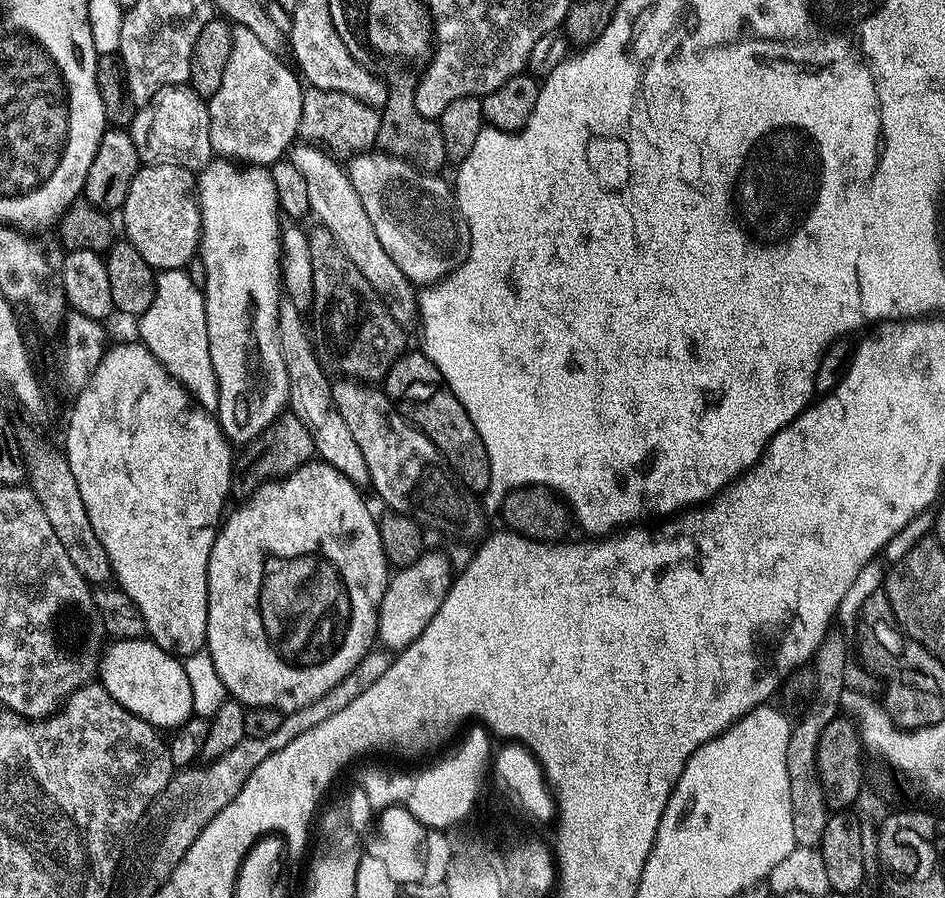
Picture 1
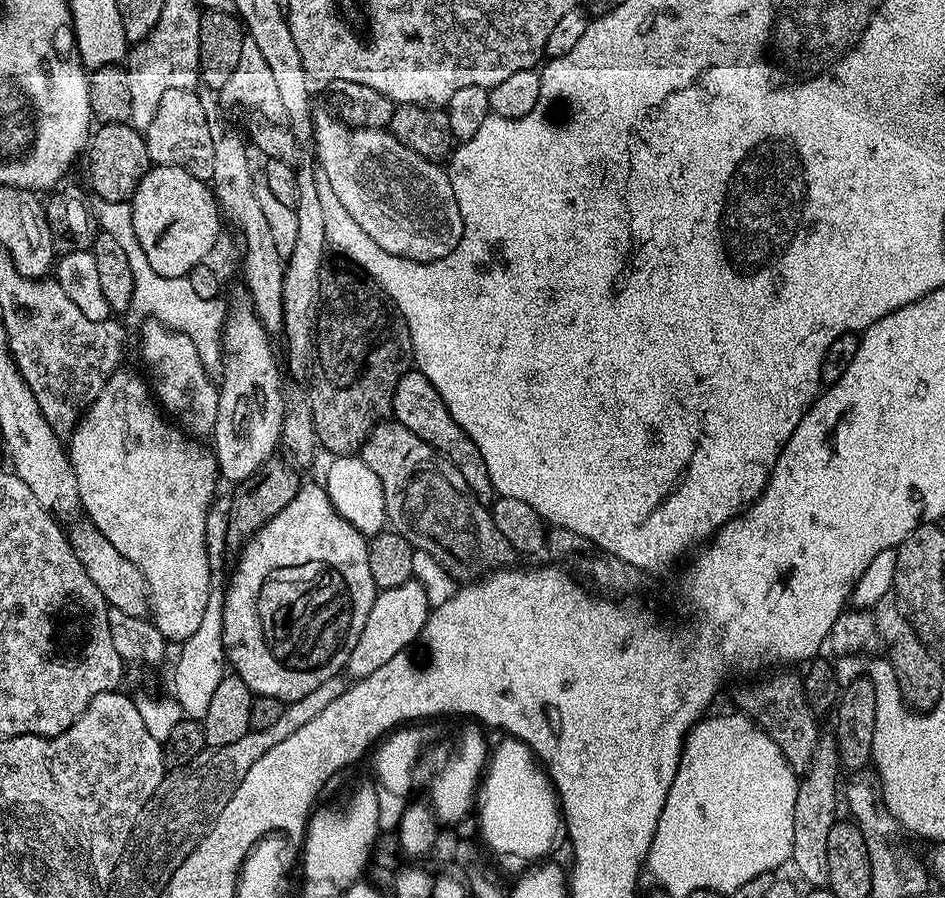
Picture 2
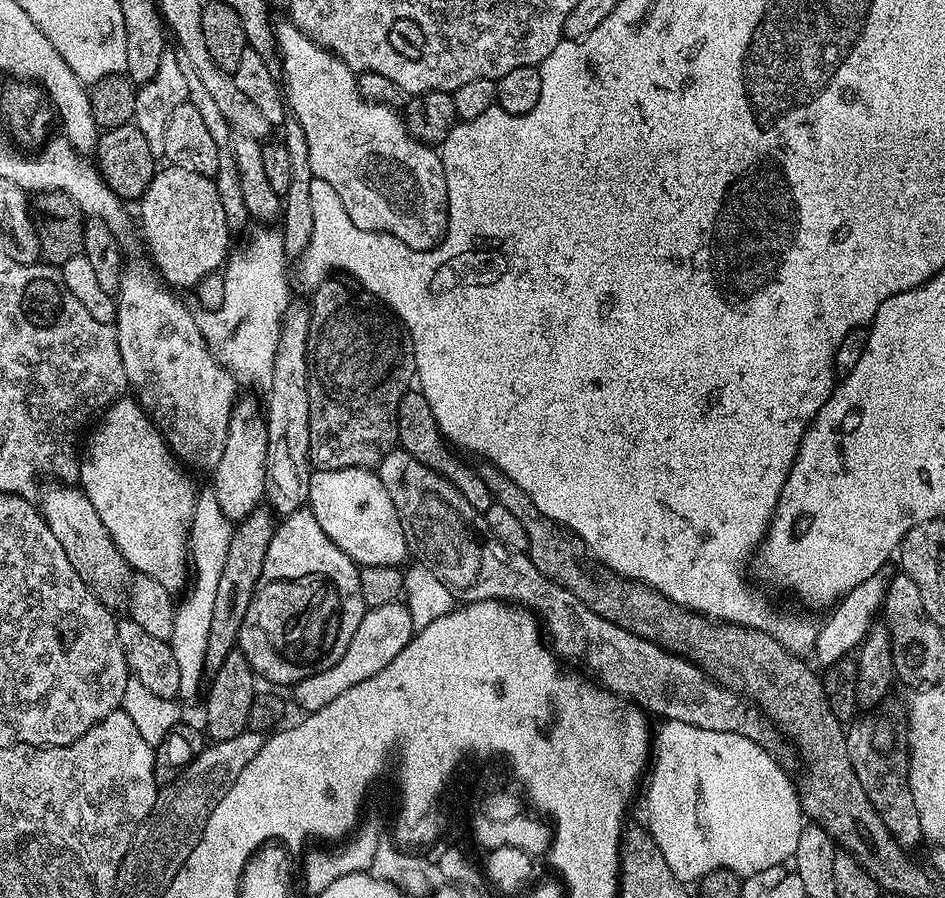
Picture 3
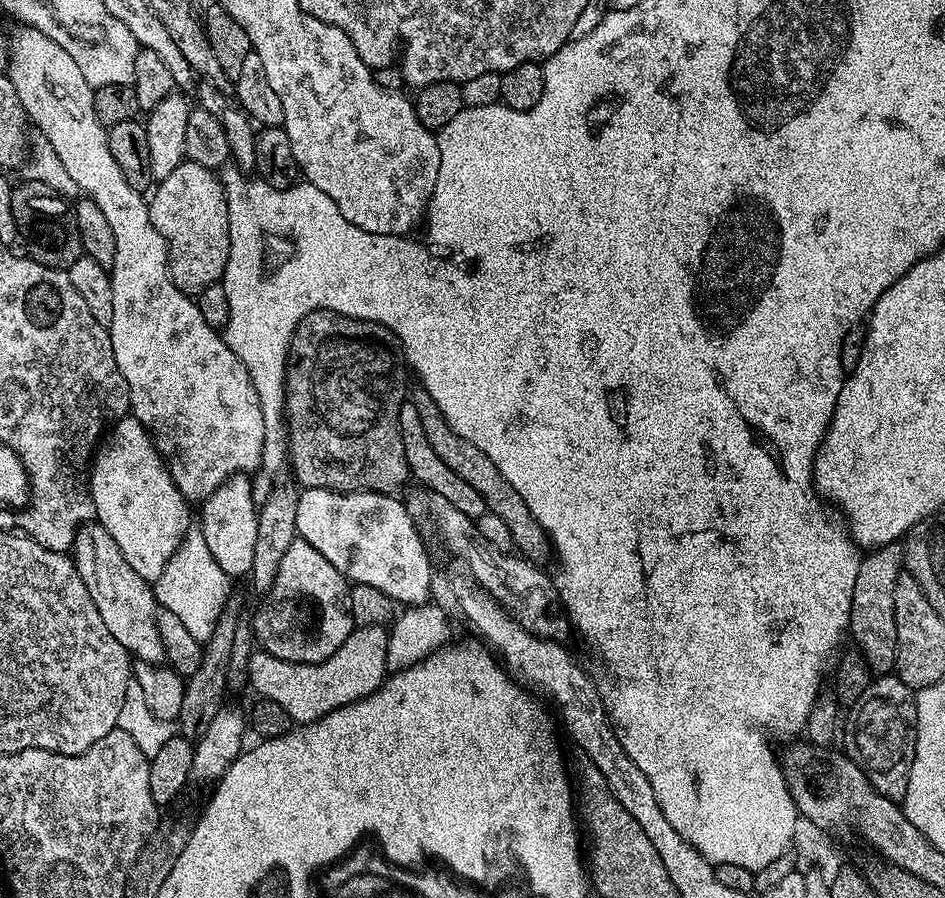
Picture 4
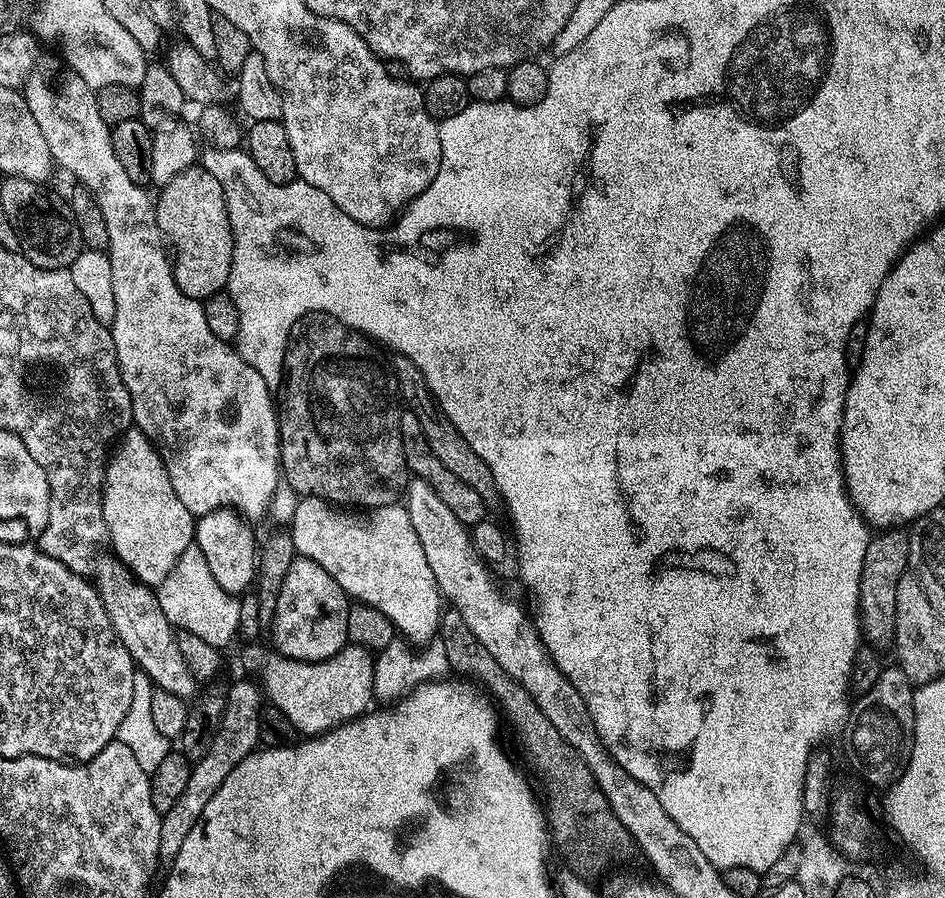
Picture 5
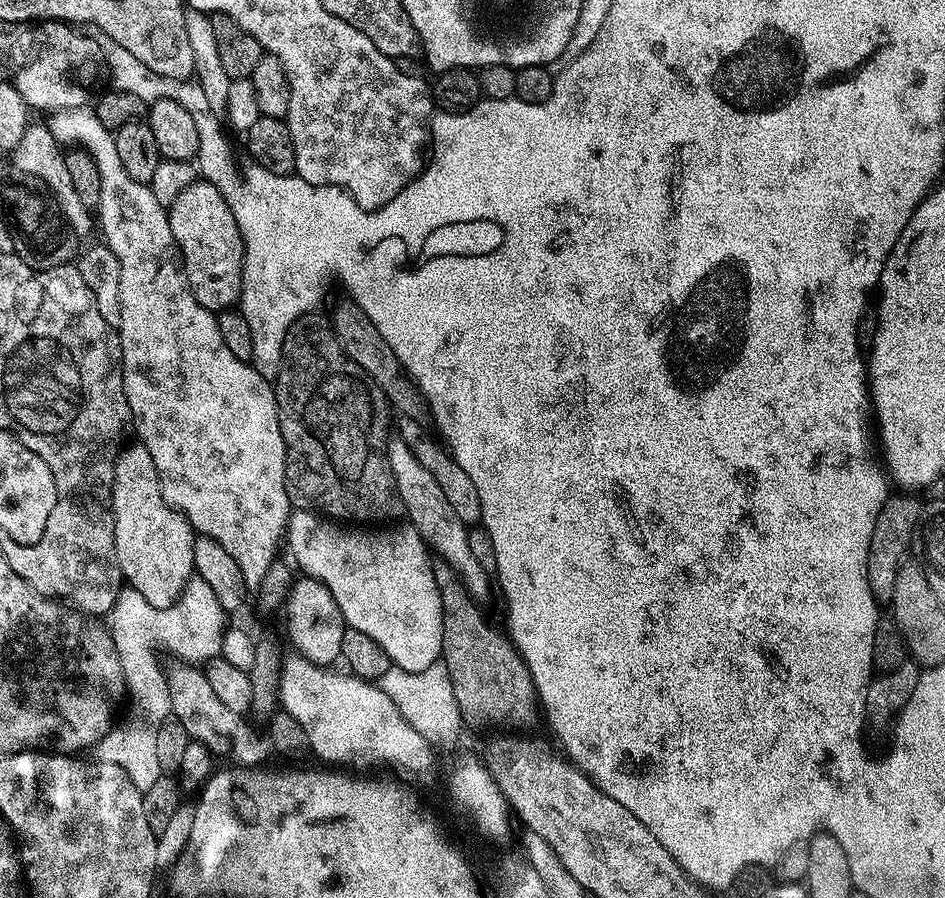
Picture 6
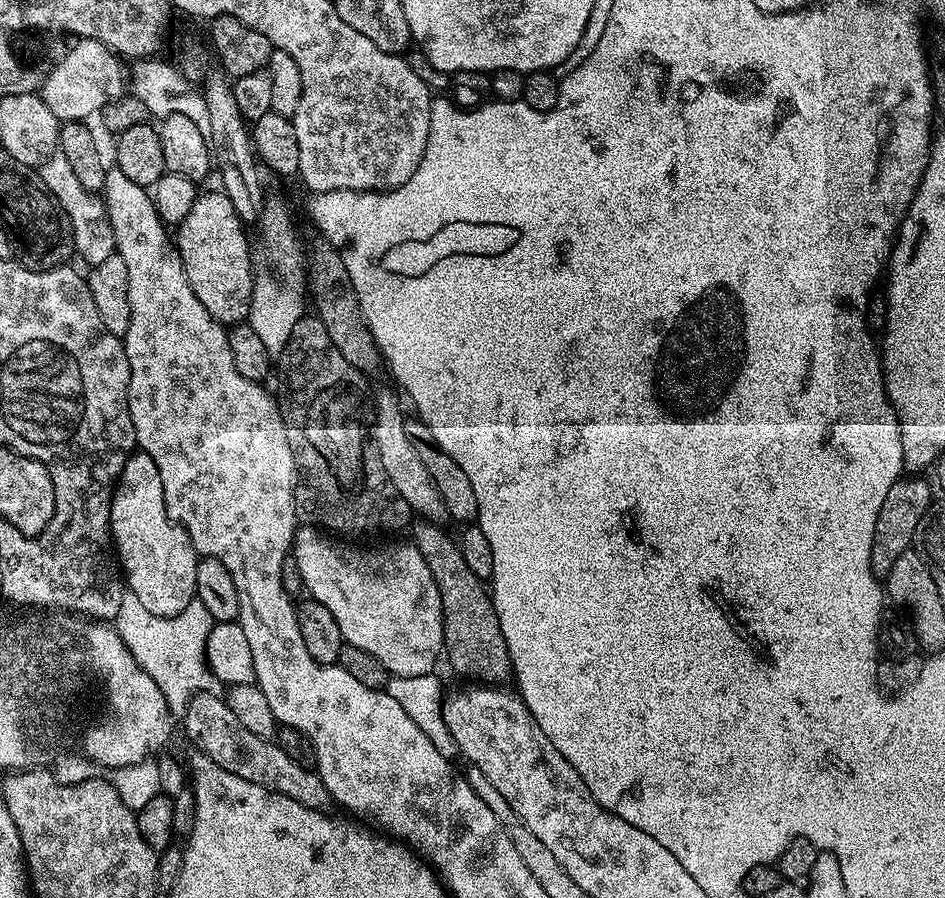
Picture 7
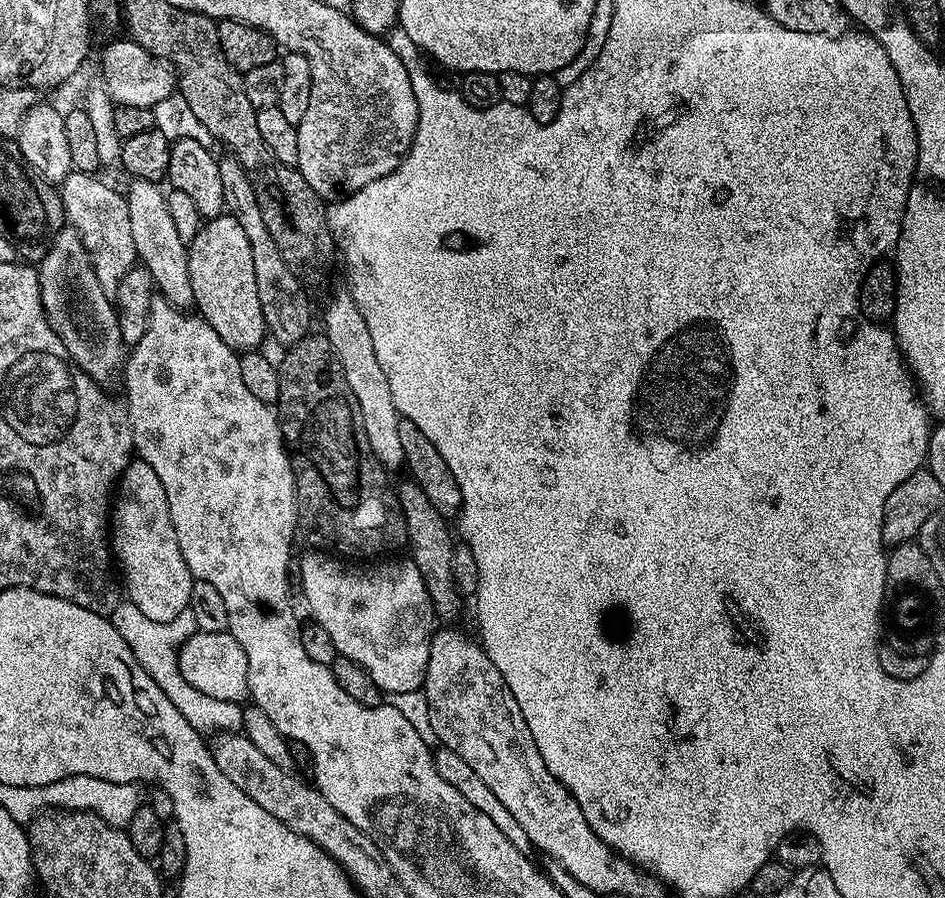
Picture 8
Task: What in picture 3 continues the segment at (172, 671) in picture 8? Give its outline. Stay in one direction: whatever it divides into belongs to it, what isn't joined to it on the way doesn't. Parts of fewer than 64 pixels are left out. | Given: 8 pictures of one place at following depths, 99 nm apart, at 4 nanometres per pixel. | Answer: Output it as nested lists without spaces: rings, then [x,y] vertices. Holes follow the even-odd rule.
[[[210,486],[201,487],[196,494],[194,518],[188,531],[190,583],[183,593],[184,601],[179,601],[170,641],[174,662],[178,662],[178,690],[183,699],[192,700],[198,694],[200,696],[206,680],[206,638],[210,638],[210,617],[214,611],[214,598],[218,595],[218,578],[222,578],[222,566],[226,566],[226,550],[233,531],[233,523],[222,514],[214,490]]]

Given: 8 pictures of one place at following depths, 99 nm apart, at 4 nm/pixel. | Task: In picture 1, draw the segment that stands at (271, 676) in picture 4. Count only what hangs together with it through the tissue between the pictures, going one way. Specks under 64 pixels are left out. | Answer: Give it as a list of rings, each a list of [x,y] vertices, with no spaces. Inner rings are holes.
[[[432,550],[425,552],[410,566],[395,571],[379,606],[376,627],[379,645],[387,651],[399,652],[406,645],[412,644],[442,606],[453,578],[447,558]]]

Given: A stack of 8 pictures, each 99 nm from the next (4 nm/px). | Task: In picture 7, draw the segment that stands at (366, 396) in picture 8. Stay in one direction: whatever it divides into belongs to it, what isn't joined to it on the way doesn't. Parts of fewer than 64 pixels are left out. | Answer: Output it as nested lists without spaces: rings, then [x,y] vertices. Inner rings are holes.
[[[380,392],[376,396],[375,393],[374,408],[375,404],[376,413],[373,411],[370,416],[372,441],[378,450],[378,458],[382,458],[382,466],[386,470],[390,482],[394,482],[394,490],[398,490],[398,494],[402,494],[402,498],[408,504],[409,509],[415,515],[417,512],[420,518],[425,521],[447,521],[449,515],[442,494],[438,490],[438,486],[434,486],[434,478],[430,478],[430,473],[426,471],[422,458],[418,458],[418,453],[414,450],[410,438],[406,438],[406,426],[404,425],[406,413],[400,409],[395,394]]]

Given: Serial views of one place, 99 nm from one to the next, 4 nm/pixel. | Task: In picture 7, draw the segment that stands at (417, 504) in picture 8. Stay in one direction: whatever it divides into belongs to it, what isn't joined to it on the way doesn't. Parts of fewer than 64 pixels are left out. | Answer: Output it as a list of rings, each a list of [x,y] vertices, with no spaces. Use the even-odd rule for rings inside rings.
[[[420,522],[416,529],[411,529],[411,543],[415,544],[418,554],[426,558],[426,566],[430,566],[430,574],[434,578],[434,586],[438,586],[438,594],[442,598],[442,614],[444,615],[444,652],[446,660],[460,676],[473,676],[473,681],[483,682],[488,686],[496,686],[504,679],[512,676],[512,663],[506,650],[506,640],[502,638],[502,626],[498,626],[496,611],[492,605],[489,589],[477,578],[474,570],[466,566],[466,558],[462,554],[459,543],[448,534],[444,526],[436,522]]]

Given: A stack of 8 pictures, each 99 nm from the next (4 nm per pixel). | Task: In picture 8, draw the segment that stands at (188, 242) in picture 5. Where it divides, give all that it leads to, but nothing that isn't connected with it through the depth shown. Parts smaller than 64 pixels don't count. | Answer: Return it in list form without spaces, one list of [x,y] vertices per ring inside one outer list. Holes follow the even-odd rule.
[[[231,214],[205,219],[187,247],[195,311],[237,354],[259,349],[260,343],[266,340],[266,329],[254,279],[254,257],[250,254],[250,241],[242,225]]]

